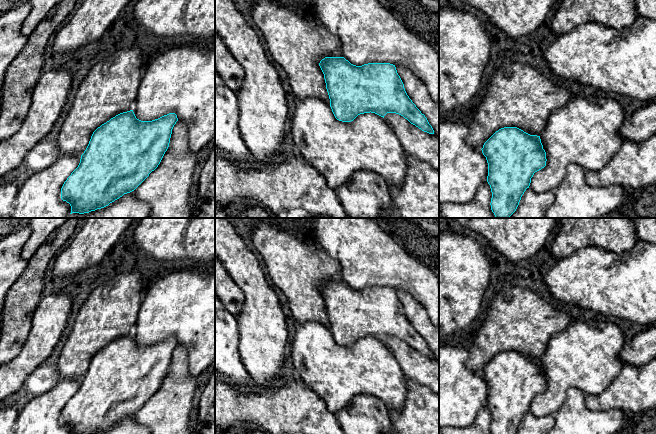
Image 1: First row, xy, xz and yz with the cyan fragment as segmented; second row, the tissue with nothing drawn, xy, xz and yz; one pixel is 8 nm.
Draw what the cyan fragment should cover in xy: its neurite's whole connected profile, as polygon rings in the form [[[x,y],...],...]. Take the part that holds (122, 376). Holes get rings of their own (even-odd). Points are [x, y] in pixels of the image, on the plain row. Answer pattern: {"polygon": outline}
{"polygon": [[[133,334],[120,337],[98,351],[81,379],[78,391],[61,412],[61,423],[70,428],[71,434],[97,434],[108,430],[124,418],[134,415],[160,388],[170,367],[172,353],[178,345],[175,337],[169,337],[152,345],[141,345]]]}

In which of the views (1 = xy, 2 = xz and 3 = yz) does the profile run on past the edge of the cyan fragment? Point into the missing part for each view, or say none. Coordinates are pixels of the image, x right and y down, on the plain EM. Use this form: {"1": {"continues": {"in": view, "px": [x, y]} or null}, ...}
{"1": {"continues": null}, "2": {"continues": null}, "3": {"continues": null}}

